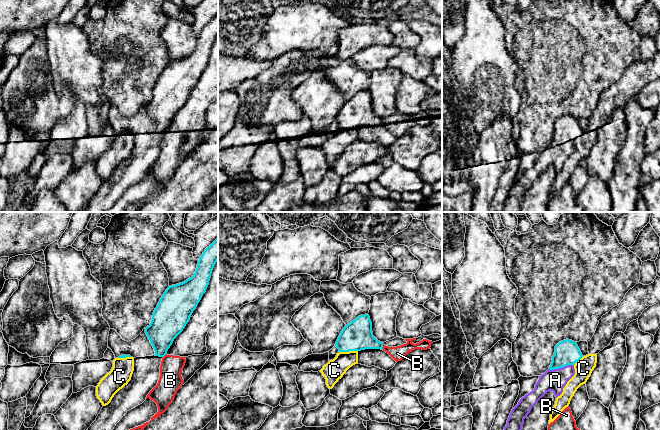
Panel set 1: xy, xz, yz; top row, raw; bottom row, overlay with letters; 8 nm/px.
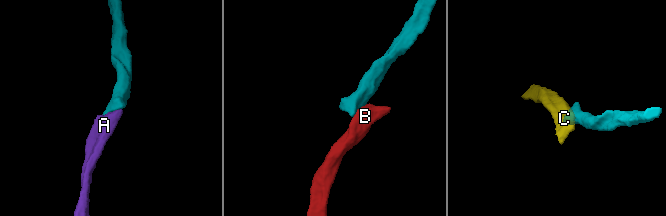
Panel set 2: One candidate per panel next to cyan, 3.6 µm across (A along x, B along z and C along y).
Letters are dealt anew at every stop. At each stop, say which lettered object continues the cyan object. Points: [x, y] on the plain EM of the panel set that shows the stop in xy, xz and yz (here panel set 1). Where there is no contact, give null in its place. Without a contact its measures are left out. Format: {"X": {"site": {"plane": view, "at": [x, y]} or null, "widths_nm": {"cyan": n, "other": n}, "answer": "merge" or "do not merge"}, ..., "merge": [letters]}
{"A": {"site": {"plane": "yz", "at": [561, 143]}, "widths_nm": {"cyan": 200, "other": 180}, "answer": "merge"}, "B": {"site": {"plane": "xz", "at": [382, 122]}, "widths_nm": {"cyan": 240, "other": 110}, "answer": "do not merge"}, "C": {"site": {"plane": "xz", "at": [348, 127]}, "widths_nm": {"cyan": 240, "other": 160}, "answer": "do not merge"}, "merge": ["A"]}

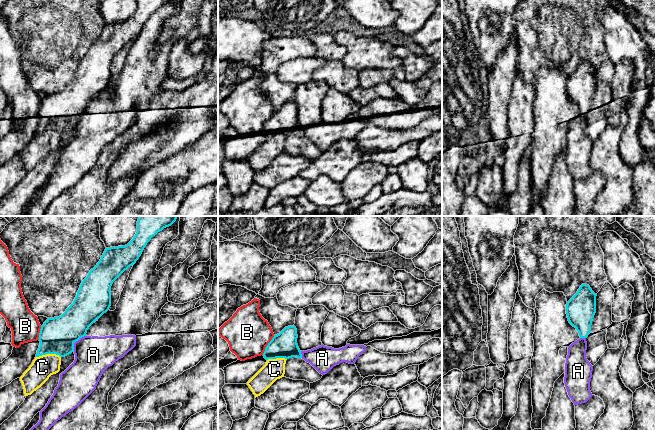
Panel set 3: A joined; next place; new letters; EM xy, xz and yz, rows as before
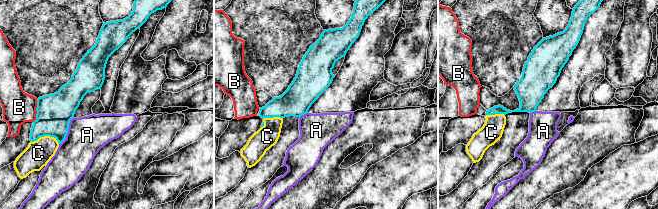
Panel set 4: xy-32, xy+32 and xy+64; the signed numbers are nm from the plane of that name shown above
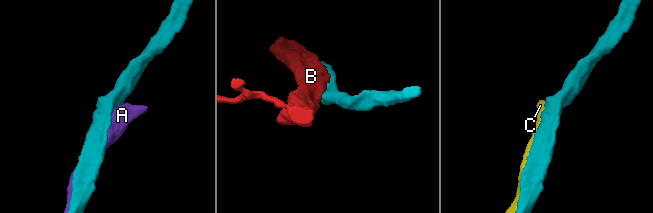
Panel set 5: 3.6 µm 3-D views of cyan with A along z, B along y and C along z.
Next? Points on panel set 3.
{"A": {"site": {"plane": "xy", "at": [76, 116]}, "widths_nm": {"cyan": 300, "other": 300}, "answer": "do not merge"}, "B": {"site": {"plane": "xz", "at": [267, 121]}, "widths_nm": {"cyan": 200, "other": 360}, "answer": "do not merge"}, "C": {"site": {"plane": "xy", "at": [48, 129]}, "widths_nm": {"cyan": 300, "other": 190}, "answer": "do not merge"}, "merge": []}

